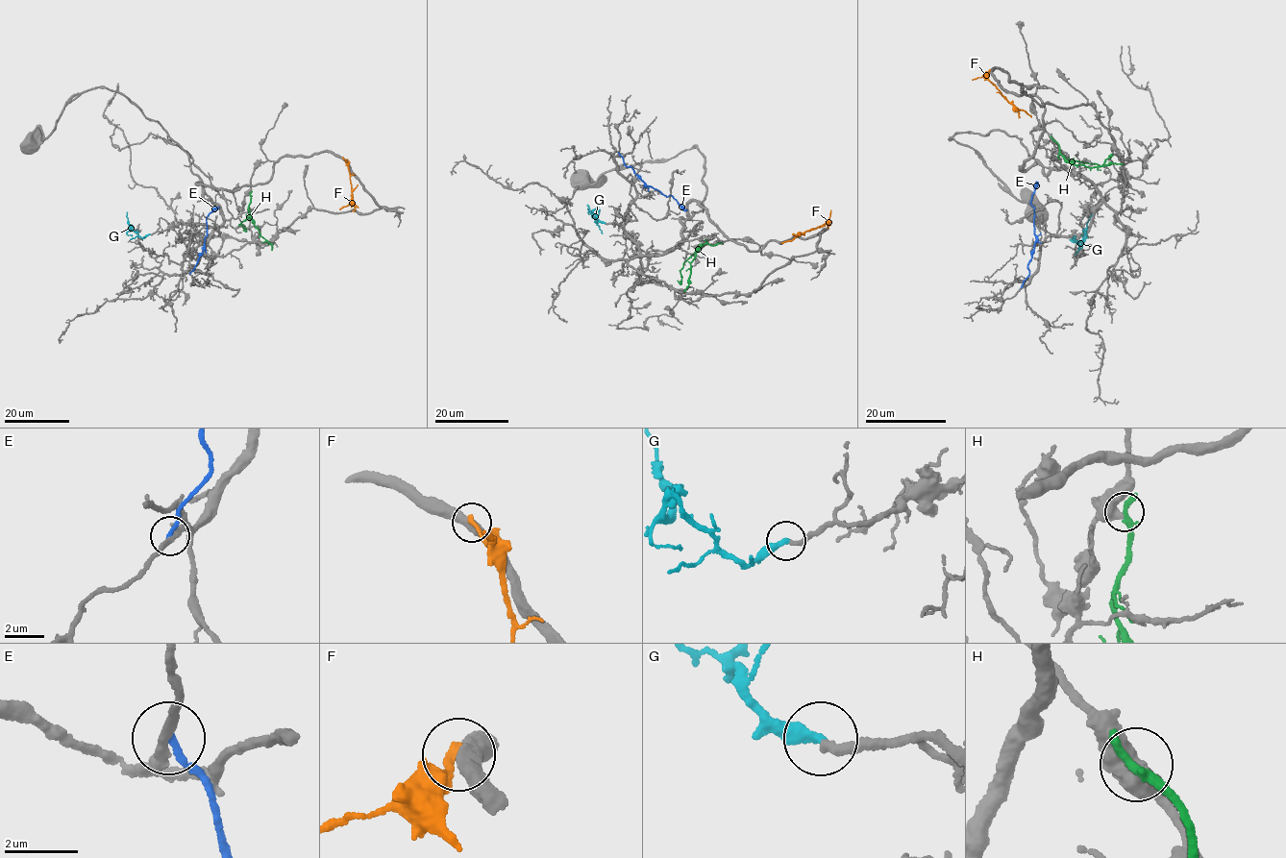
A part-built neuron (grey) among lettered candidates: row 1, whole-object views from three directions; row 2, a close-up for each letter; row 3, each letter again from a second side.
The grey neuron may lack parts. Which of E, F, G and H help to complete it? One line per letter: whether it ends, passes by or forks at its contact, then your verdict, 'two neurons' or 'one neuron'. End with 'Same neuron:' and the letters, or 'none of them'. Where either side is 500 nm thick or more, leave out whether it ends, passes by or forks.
E: it ends; two neurons
F: it ends; two neurons
G: it ends; one neuron
H: two neurons
Same neuron: G

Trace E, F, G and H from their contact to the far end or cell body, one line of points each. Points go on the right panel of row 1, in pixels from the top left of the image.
E: (1021, 287), (1029, 275), (1027, 263), (1036, 239), (1034, 207), (1030, 202), (1036, 181)
F: (990, 70), (988, 80), (1007, 101), (1031, 117)
G: (1084, 232), (1084, 241), (1074, 241), (1082, 239), (1092, 213)
H: (1052, 139), (1061, 155), (1075, 164), (1090, 168), (1112, 162), (1123, 164)

